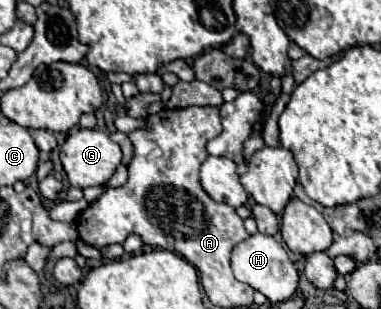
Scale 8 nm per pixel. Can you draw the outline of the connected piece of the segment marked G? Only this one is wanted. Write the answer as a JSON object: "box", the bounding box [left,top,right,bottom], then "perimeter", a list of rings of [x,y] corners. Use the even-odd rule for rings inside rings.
{"box":[60,127,122,189],"perimeter":[[[78,127],[70,131],[68,139],[60,147],[60,161],[66,171],[66,177],[72,187],[80,187],[80,189],[104,185],[114,175],[116,167],[120,165],[120,159],[122,159],[120,147],[104,131],[96,131],[96,129]]]}

